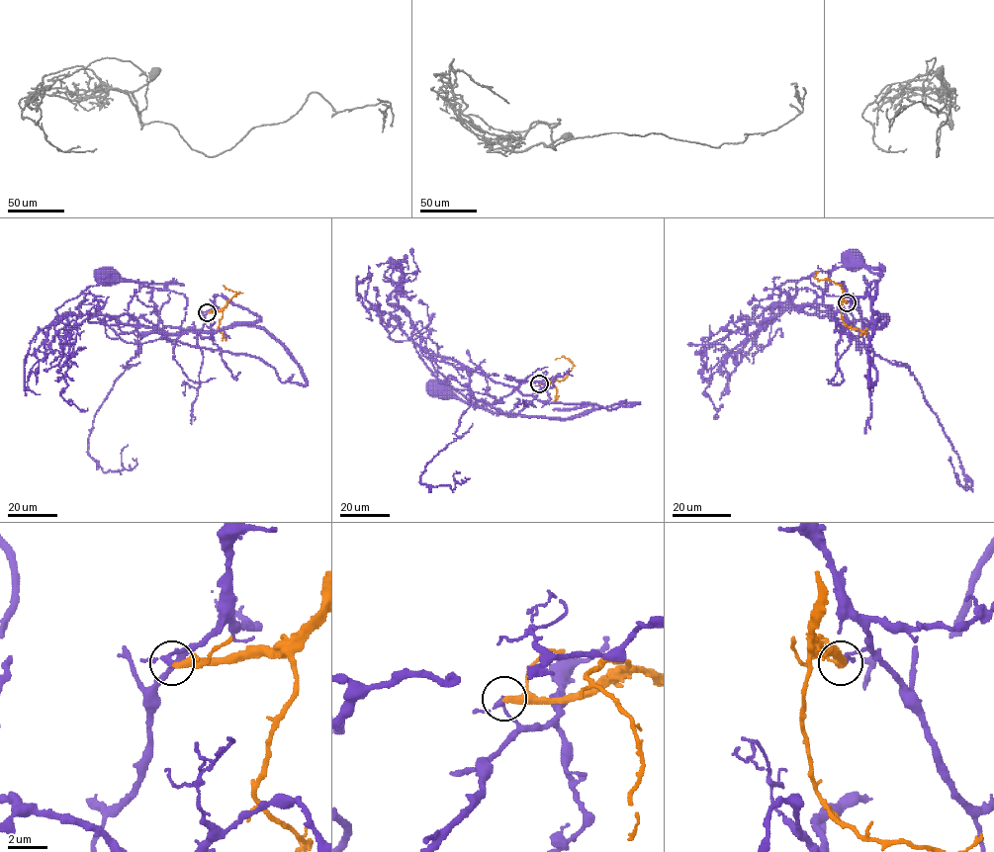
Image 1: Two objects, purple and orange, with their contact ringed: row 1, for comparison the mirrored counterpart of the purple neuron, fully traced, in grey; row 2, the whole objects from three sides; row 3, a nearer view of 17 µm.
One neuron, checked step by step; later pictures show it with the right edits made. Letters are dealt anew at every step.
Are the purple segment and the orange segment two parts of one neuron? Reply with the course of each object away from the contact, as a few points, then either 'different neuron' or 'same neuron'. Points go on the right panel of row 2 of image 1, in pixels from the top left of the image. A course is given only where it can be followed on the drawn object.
course purple (847, 302), (880, 326), (772, 302), (727, 383), (722, 361), (748, 352), (796, 283), (853, 261); course orange (847, 302), (839, 284), (818, 280), (814, 277), (817, 271); different neuron

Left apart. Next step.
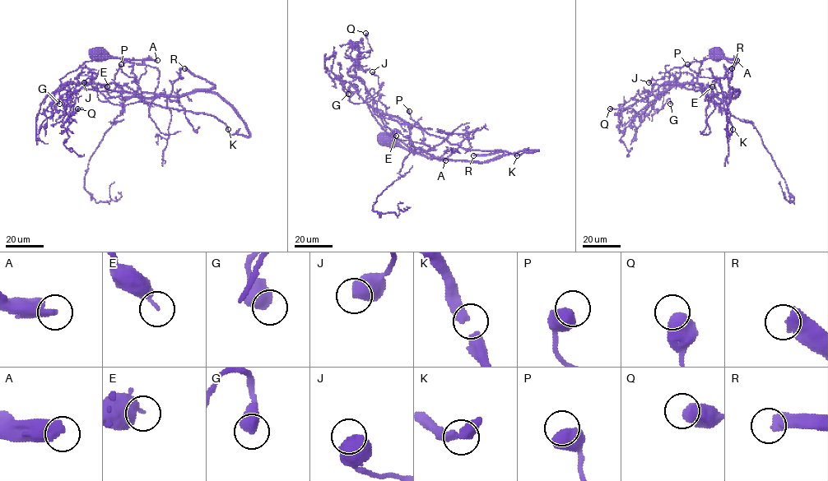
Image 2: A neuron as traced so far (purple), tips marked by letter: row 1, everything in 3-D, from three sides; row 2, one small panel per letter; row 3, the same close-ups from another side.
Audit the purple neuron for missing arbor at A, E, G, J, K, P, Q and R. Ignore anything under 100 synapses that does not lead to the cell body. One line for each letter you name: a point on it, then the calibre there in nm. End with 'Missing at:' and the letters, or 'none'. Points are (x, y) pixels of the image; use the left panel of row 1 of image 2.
Missing at: none

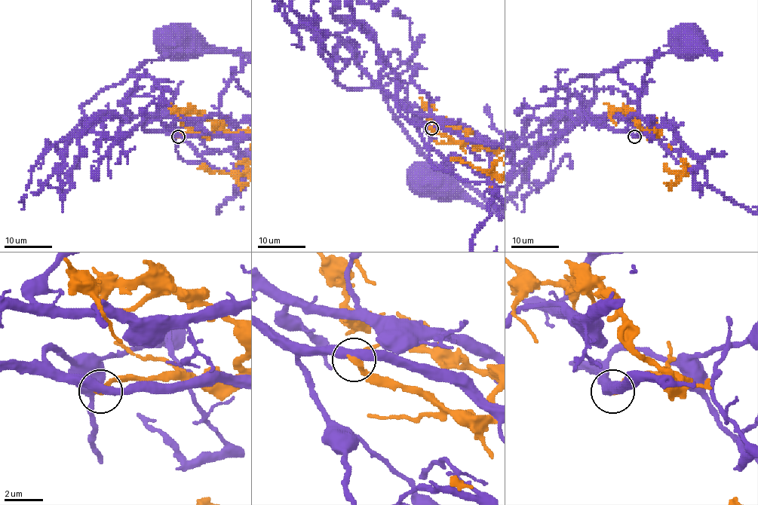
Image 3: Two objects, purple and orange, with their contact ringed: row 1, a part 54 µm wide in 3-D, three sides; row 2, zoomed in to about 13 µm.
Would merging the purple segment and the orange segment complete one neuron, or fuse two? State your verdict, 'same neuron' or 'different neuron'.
different neuron

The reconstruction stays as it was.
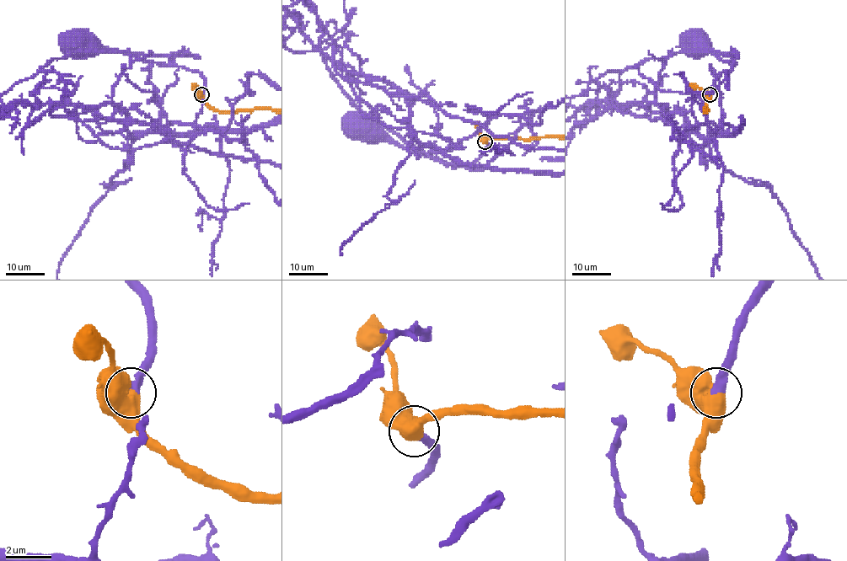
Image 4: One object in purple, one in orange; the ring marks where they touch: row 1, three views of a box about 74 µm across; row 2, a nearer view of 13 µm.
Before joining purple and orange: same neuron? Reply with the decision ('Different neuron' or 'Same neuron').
Same neuron

